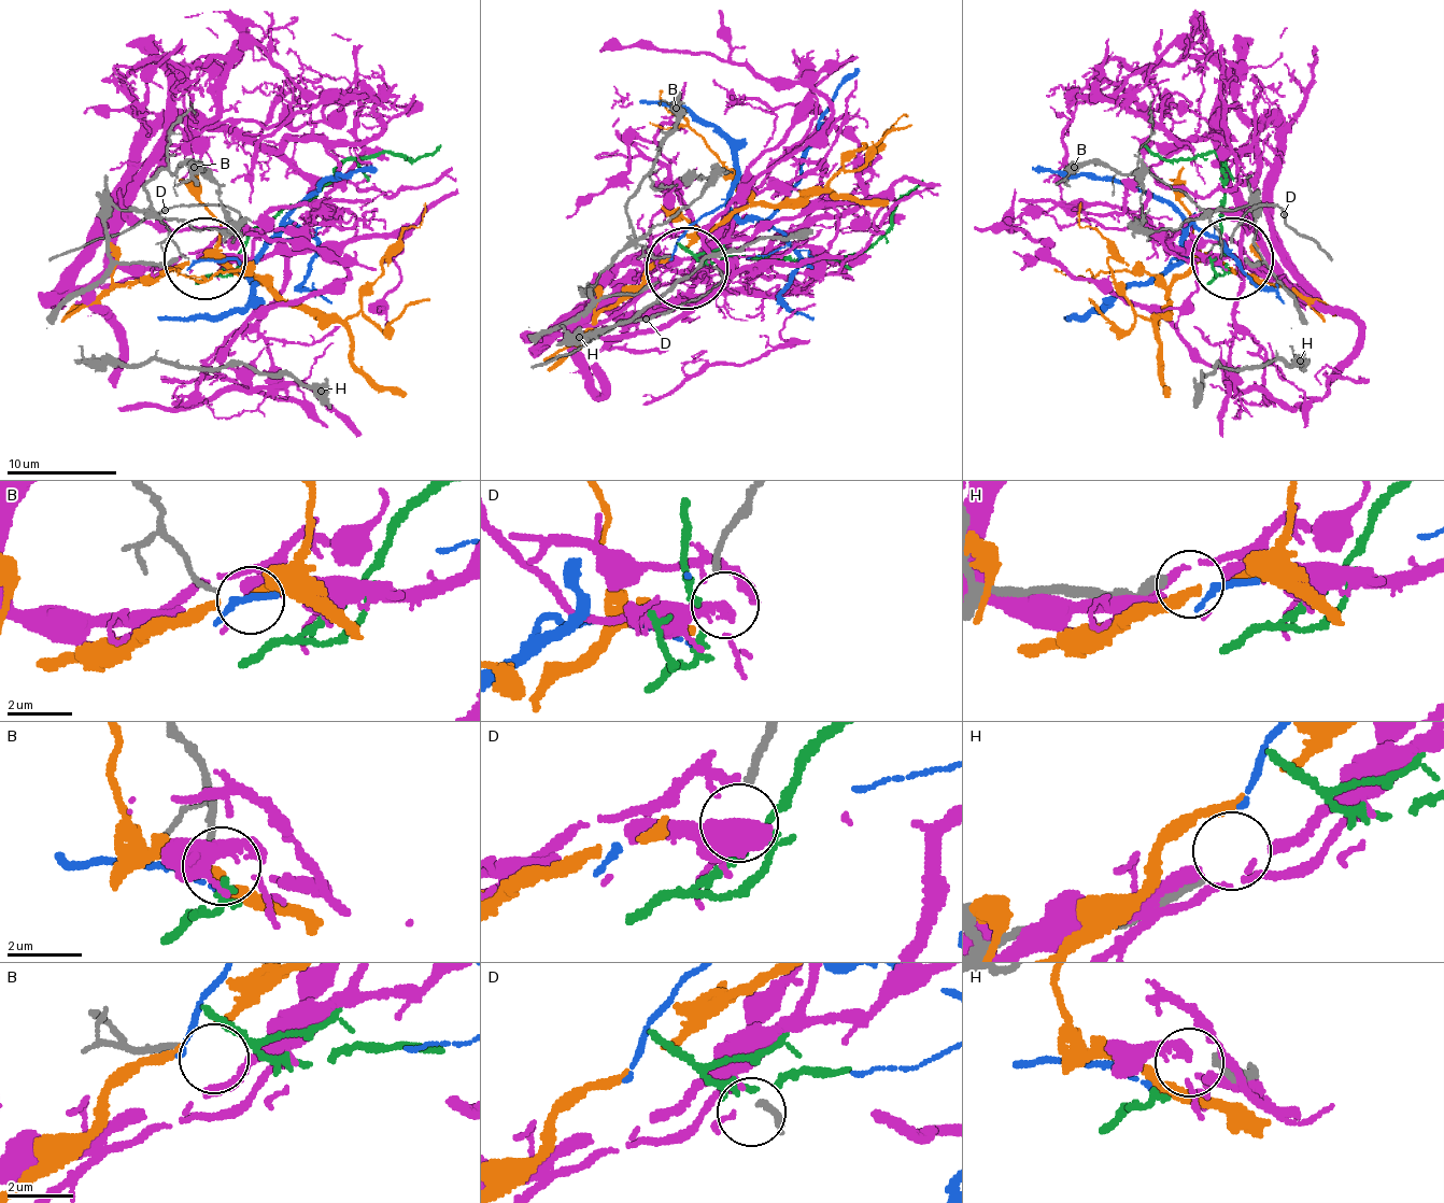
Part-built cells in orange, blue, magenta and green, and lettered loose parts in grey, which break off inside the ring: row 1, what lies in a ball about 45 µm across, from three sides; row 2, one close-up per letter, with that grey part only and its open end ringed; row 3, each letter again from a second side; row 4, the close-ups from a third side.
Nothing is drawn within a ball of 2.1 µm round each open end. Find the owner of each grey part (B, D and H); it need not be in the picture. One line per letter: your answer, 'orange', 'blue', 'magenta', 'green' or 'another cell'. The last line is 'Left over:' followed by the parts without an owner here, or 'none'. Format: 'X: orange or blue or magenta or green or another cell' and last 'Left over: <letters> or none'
B: another cell
D: another cell
H: another cell
Left over: B, D, H

